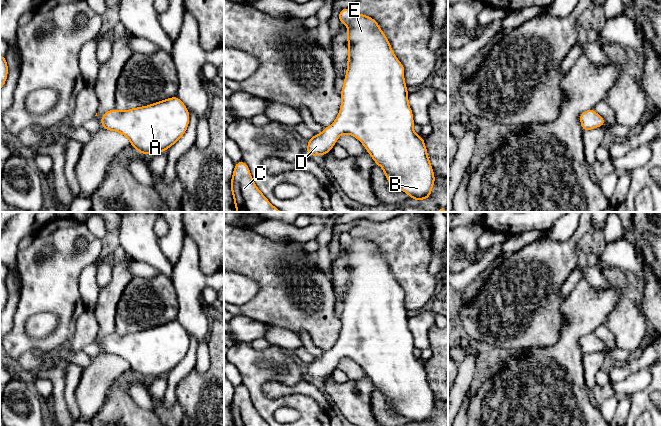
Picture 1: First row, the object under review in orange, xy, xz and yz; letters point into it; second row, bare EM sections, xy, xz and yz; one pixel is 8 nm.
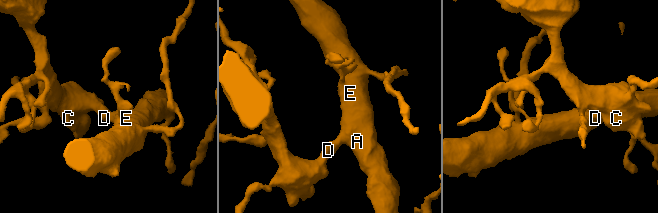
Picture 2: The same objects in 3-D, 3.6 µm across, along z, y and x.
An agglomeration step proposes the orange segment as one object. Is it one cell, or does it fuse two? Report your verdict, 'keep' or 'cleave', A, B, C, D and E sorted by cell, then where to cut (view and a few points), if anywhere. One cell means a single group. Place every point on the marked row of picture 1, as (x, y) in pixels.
keep; A B C D E; no cut

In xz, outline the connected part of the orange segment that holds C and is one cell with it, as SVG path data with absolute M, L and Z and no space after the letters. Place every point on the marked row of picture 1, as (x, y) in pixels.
M243 160L235 163L230 186L237 212L282 212L257 188Z

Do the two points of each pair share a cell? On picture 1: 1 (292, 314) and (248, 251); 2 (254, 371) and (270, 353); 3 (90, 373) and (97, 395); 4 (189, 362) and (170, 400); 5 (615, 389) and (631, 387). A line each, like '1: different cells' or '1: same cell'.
1: same cell
2: same cell
3: same cell
4: same cell
5: same cell

